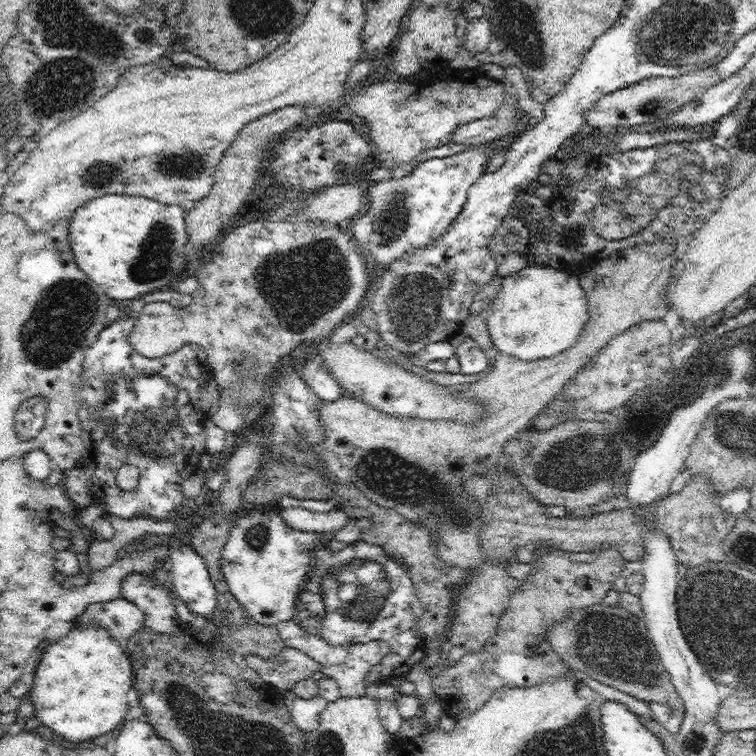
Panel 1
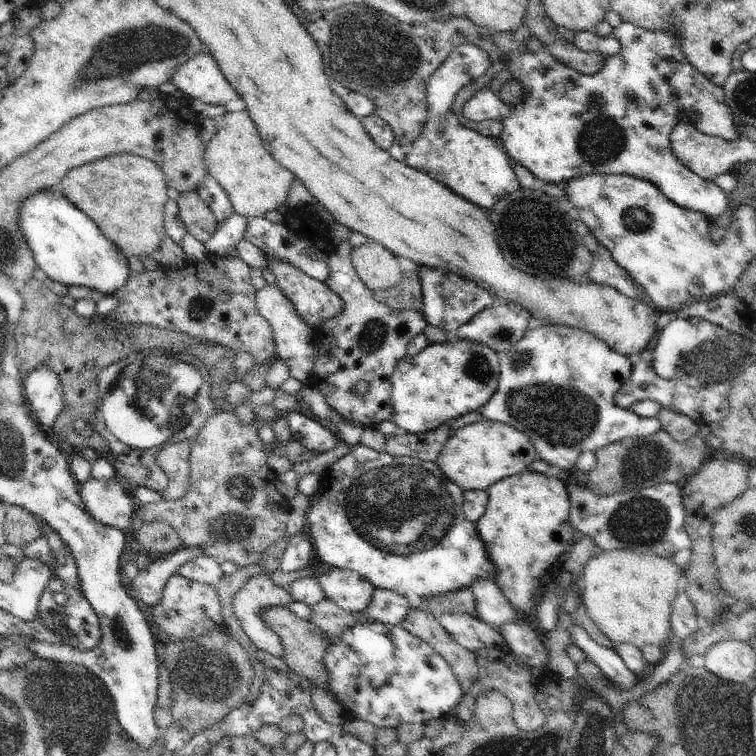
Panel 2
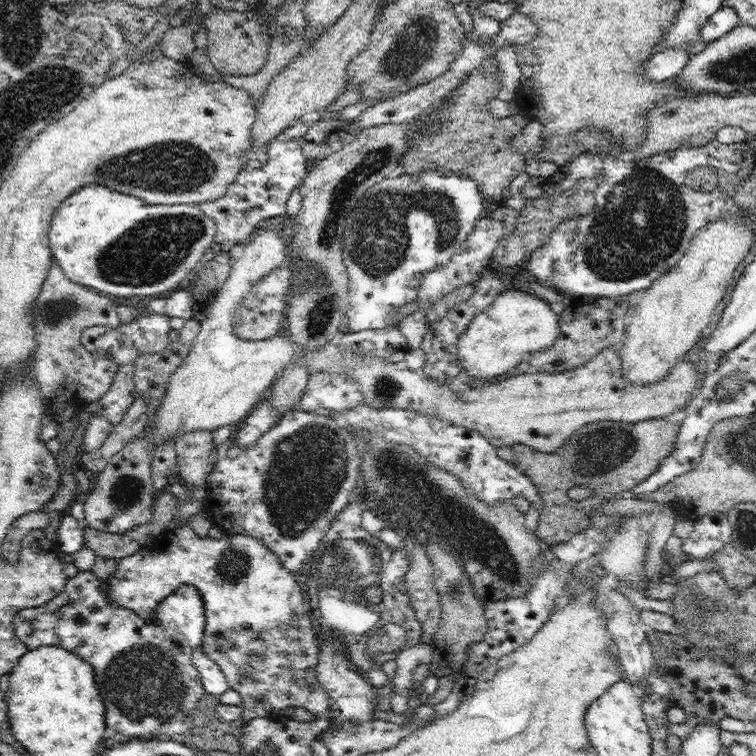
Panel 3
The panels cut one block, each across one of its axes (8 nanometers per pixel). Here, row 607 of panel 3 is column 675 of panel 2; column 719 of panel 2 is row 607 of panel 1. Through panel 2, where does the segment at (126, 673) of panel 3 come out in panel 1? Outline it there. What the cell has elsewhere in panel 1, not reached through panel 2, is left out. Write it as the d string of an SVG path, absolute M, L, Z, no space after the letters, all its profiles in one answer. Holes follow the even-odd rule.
M190 545L174 547L167 565L175 593L189 610L203 617L212 614L217 604L217 590L205 560L194 548ZM116 599L103 603L89 604L73 626L95 624L107 628L108 634L123 648L130 652L130 636L144 626L145 618L141 610L129 600Z

